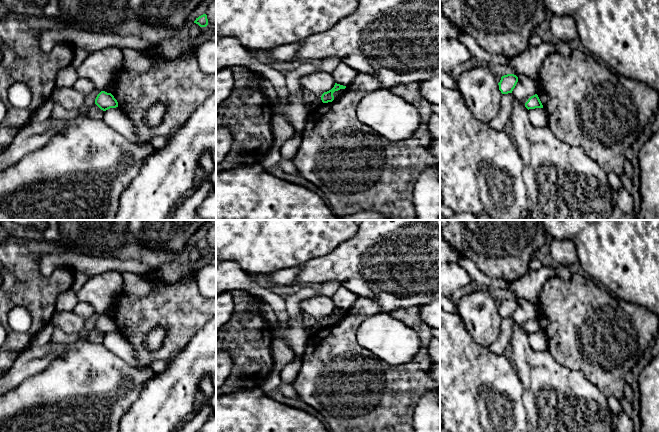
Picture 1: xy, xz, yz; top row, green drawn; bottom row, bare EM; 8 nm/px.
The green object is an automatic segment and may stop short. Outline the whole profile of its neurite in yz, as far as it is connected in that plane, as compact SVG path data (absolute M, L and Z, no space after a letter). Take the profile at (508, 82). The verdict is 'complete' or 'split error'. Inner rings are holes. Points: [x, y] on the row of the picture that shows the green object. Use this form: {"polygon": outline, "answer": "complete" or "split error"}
{"polygon": "M507 74L501 77L499 85L499 90L502 94L512 93L518 82L518 77L514 74Z", "answer": "complete"}

